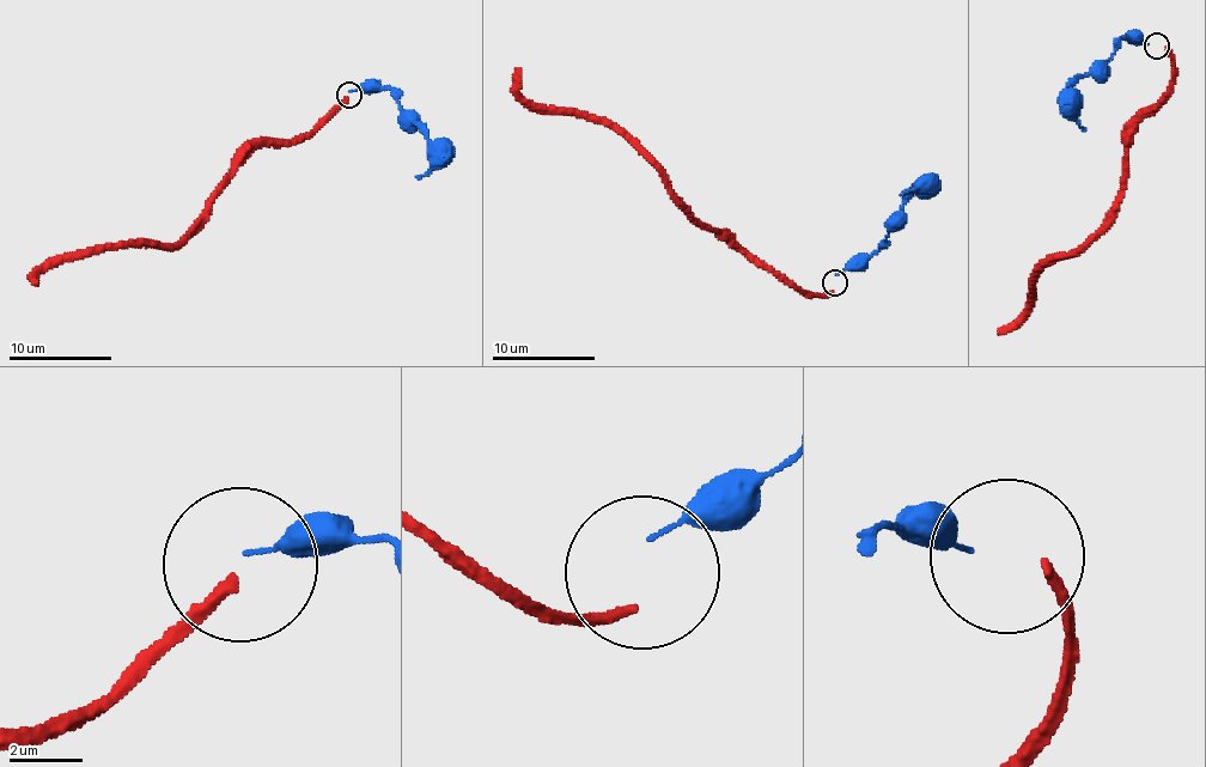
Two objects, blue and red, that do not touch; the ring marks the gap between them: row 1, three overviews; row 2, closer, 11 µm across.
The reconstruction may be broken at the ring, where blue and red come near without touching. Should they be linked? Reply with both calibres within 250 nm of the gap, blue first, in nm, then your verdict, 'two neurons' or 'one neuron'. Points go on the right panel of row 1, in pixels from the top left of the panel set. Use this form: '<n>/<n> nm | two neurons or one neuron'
110/280 nm | two neurons

